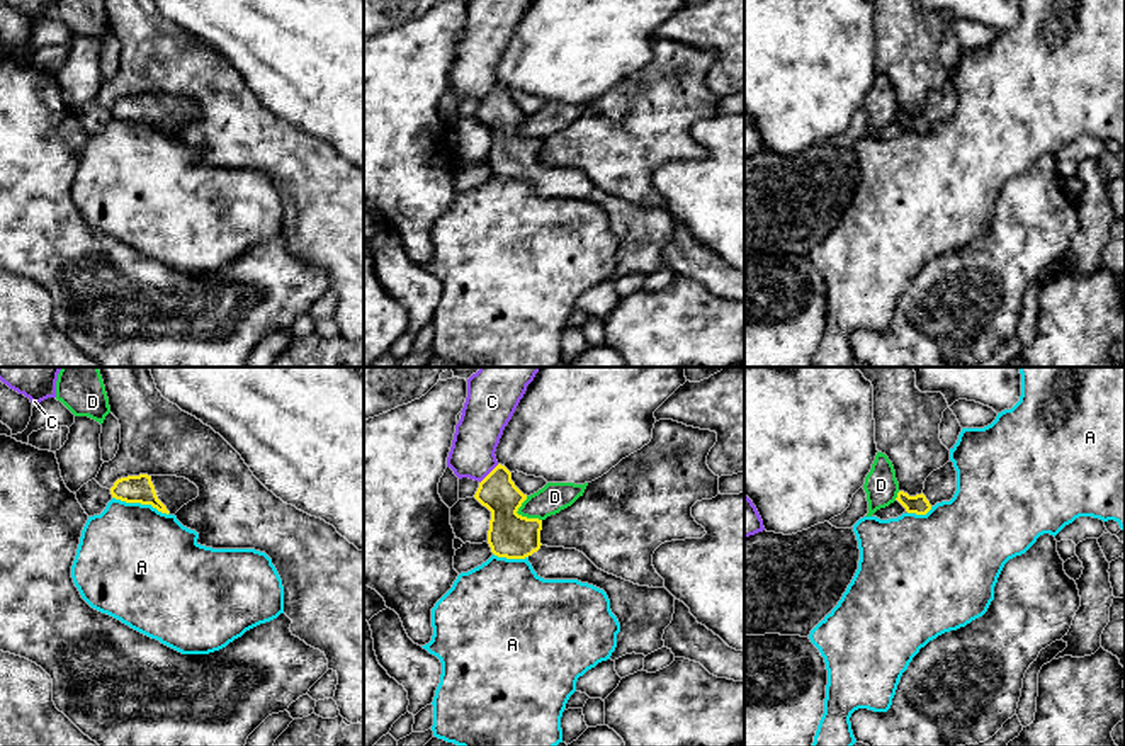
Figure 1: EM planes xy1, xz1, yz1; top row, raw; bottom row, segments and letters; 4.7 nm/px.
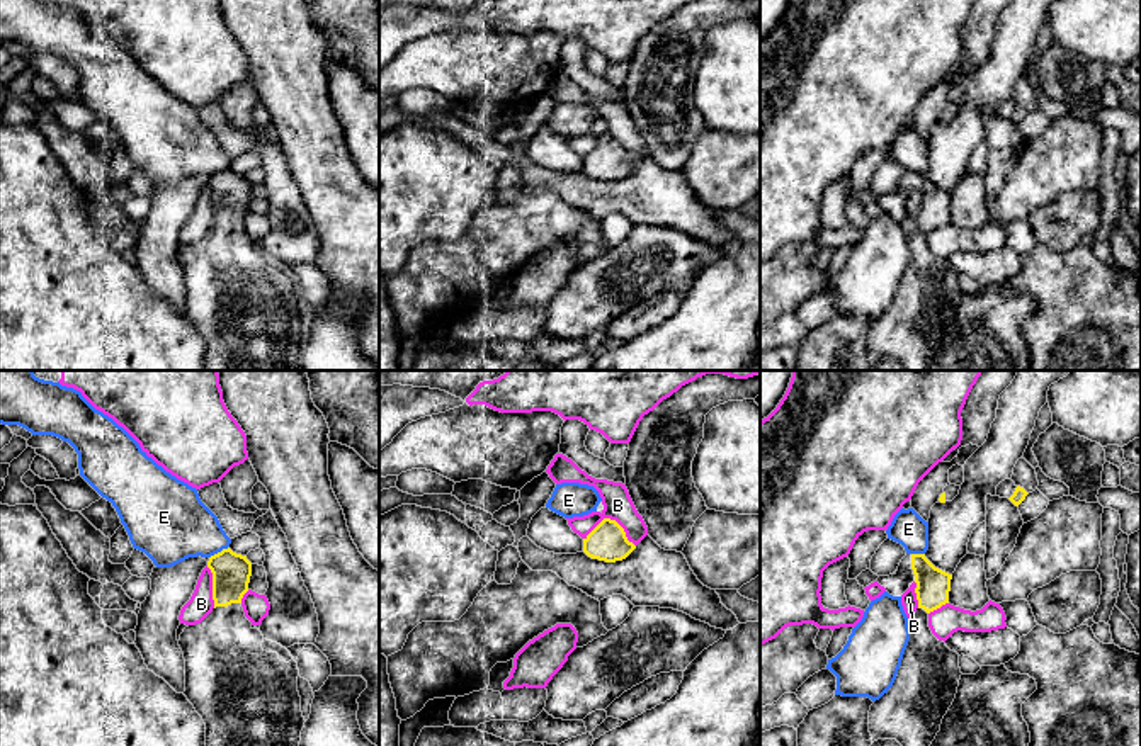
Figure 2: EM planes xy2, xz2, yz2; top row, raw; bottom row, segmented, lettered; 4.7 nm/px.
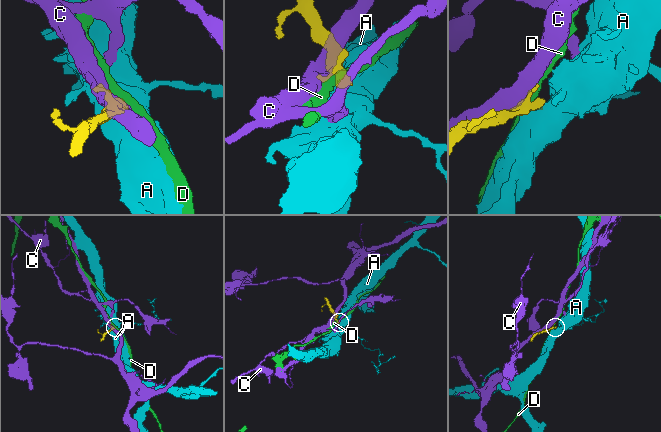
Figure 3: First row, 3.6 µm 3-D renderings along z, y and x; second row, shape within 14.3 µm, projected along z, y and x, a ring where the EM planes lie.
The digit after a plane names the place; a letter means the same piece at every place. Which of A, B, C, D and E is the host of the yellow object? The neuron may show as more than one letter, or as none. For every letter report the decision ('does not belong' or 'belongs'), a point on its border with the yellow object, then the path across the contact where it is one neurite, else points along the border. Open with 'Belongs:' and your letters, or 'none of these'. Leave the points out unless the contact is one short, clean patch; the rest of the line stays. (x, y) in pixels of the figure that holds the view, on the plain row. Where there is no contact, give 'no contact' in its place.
Belongs: none of these
A: does not belong; contact xy1 (141, 123); border xy1 (113, 116), (123, 121), (150, 123), (169, 133)
B: does not belong; contact xz2 (613, 140)
C: does not belong; contact xz1 (488, 94)
D: does not belong; contact xz1 (520, 135)
E: does not belong; contact xy2 (218, 172); border xy2 (228, 165), (210, 177)

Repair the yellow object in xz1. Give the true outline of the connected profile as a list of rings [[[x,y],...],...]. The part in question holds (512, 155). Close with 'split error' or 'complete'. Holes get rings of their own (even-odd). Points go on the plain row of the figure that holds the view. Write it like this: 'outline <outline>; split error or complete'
outline [[[501,83],[479,102],[474,117],[491,131],[488,163],[495,175],[527,177],[544,199],[578,199],[607,212],[620,243],[612,280],[632,272],[647,275],[664,267],[663,253],[675,233],[675,216],[666,207],[639,206],[608,194],[576,168],[542,165],[542,139],[517,133],[527,114]]]; split error

